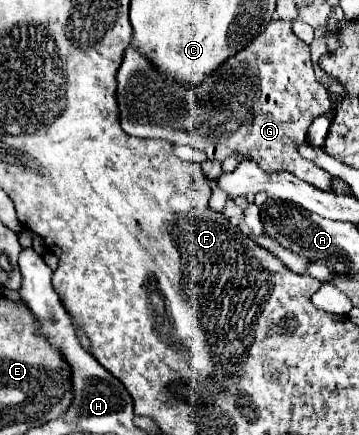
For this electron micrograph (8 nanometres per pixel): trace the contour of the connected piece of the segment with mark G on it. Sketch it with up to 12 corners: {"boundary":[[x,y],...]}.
{"boundary":[[271,21],[203,83],[127,47],[121,125],[321,191],[309,45]]}

